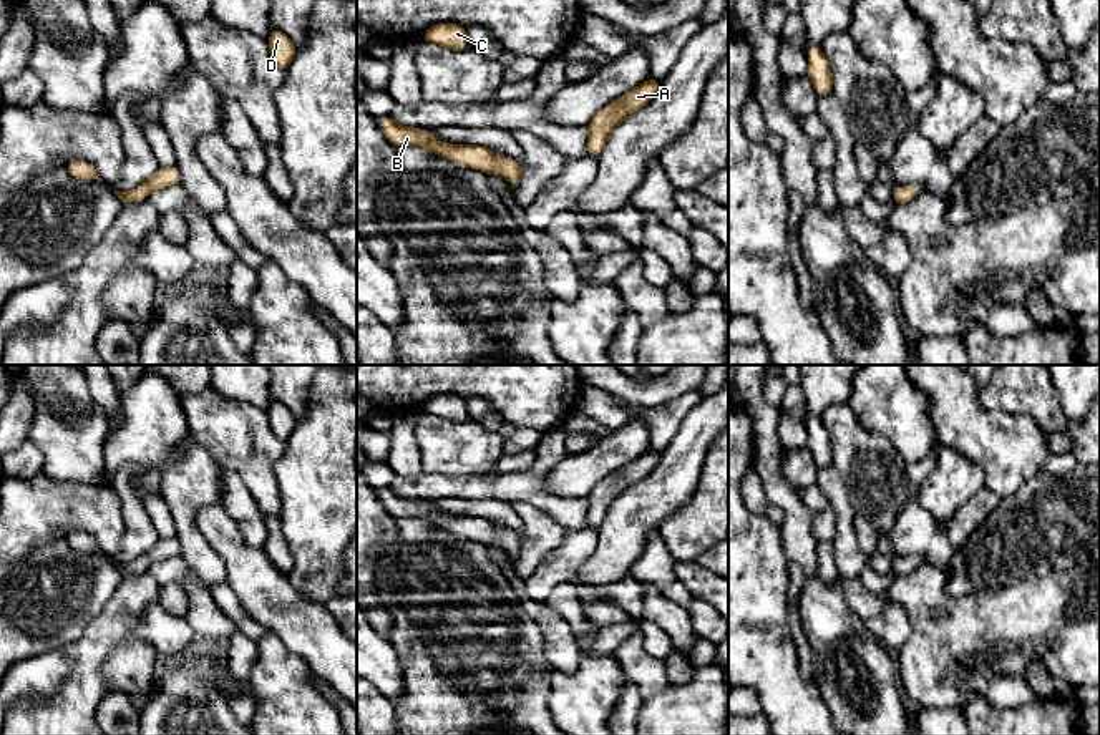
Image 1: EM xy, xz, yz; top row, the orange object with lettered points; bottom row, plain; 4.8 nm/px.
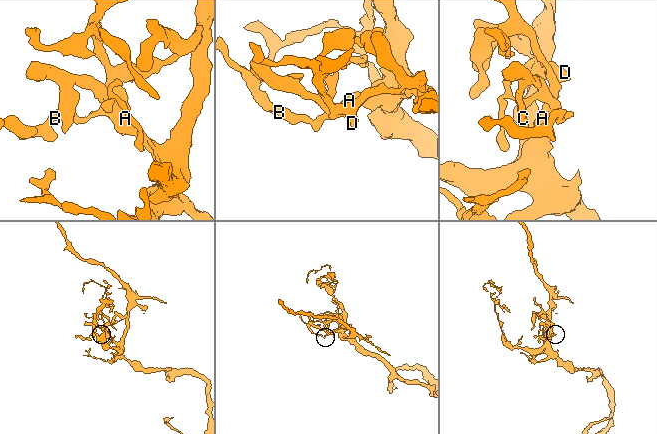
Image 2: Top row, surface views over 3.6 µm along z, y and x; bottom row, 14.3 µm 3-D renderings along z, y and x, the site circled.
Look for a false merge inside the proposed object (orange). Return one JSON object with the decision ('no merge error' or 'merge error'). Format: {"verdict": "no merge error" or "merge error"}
{"verdict": "no merge error"}

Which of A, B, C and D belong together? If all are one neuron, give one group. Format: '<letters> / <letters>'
A B C D

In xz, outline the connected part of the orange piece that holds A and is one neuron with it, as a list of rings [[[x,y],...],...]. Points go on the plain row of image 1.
[[[647,450],[642,456],[635,458],[614,475],[607,476],[592,489],[592,493],[586,498],[589,503],[589,529],[596,531],[601,526],[614,499],[625,489],[629,489],[634,483],[652,473],[652,470],[659,463],[659,458],[660,453]]]

